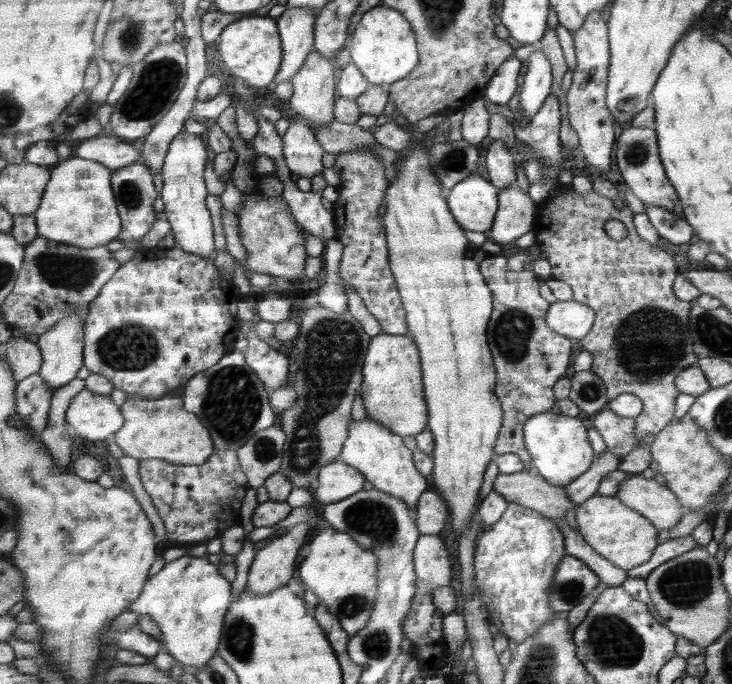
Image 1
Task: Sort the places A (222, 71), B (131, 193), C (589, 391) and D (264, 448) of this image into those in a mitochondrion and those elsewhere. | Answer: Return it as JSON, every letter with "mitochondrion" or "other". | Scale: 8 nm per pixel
{"A":"other","B":"mitochondrion","C":"mitochondrion","D":"mitochondrion"}

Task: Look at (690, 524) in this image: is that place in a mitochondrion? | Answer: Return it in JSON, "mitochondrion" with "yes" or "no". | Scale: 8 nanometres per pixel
{"mitochondrion":"no"}

